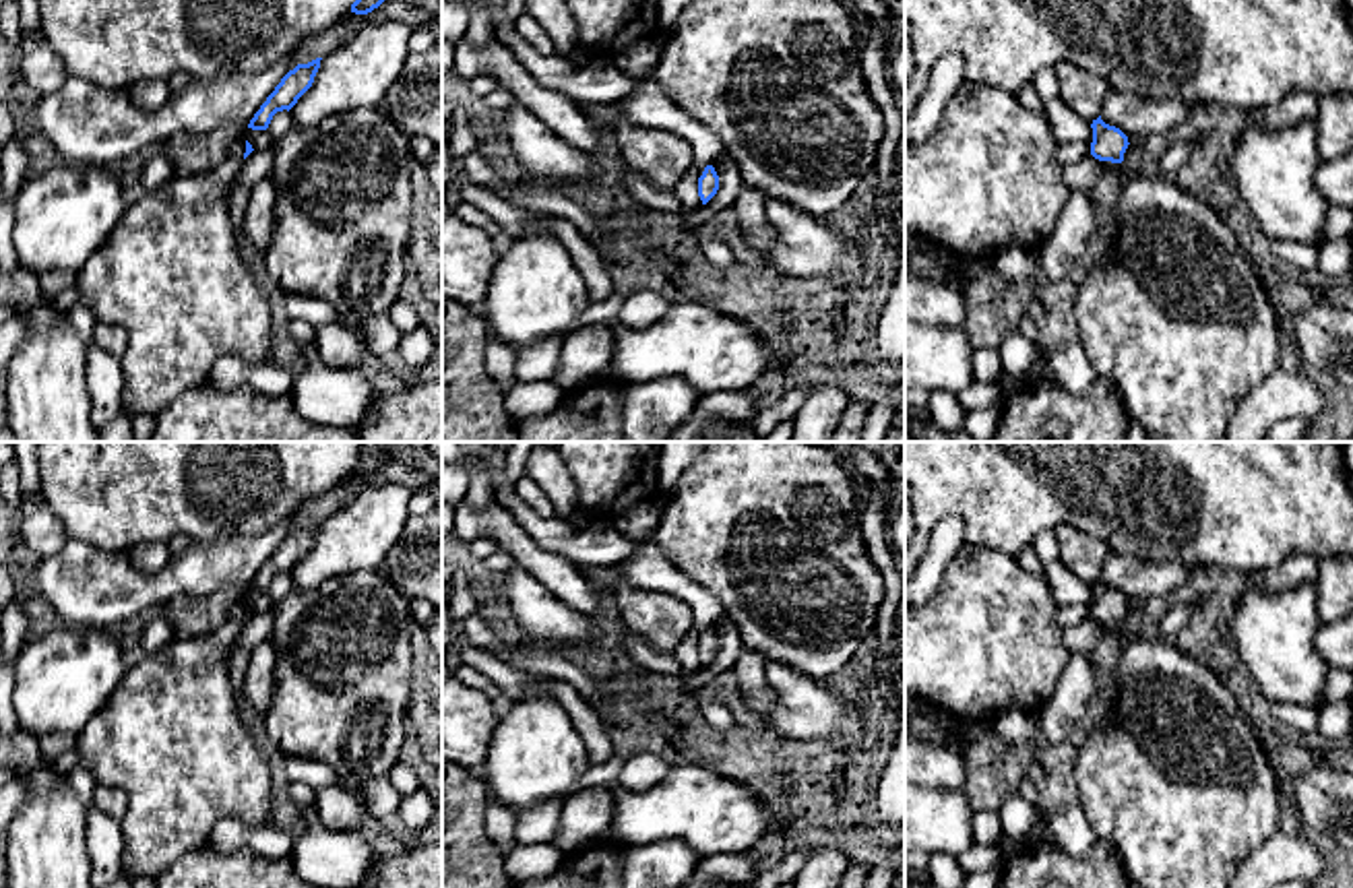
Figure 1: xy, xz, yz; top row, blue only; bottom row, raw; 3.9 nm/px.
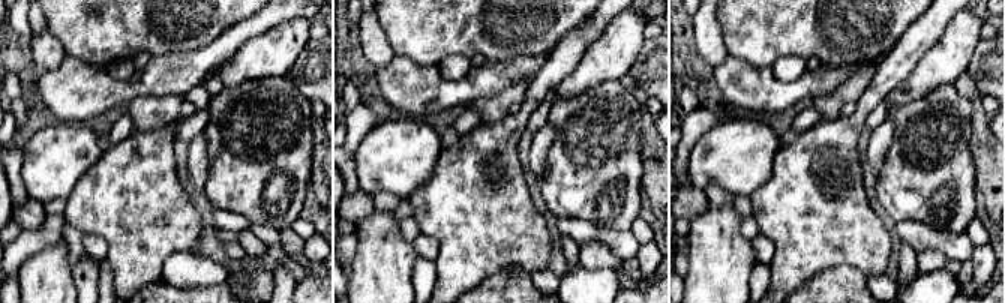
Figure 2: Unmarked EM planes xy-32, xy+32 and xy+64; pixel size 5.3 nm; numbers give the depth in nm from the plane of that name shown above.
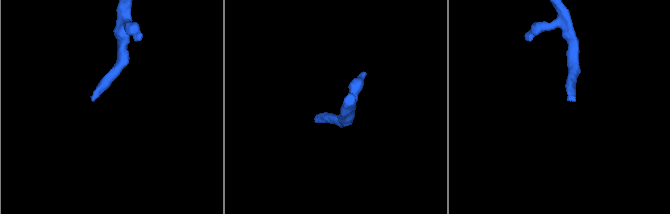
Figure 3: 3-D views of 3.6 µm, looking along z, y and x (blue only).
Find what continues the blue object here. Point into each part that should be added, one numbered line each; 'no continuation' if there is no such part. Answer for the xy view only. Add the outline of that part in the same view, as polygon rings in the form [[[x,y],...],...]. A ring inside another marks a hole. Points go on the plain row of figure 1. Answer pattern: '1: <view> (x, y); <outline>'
no continuation

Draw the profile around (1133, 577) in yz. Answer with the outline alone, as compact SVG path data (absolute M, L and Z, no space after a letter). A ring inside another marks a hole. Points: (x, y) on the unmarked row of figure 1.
M1109 551L1101 582L1120 591L1128 601L1146 601L1157 595L1169 595L1186 582L1198 582L1200 572L1177 562L1144 562L1130 553Z

